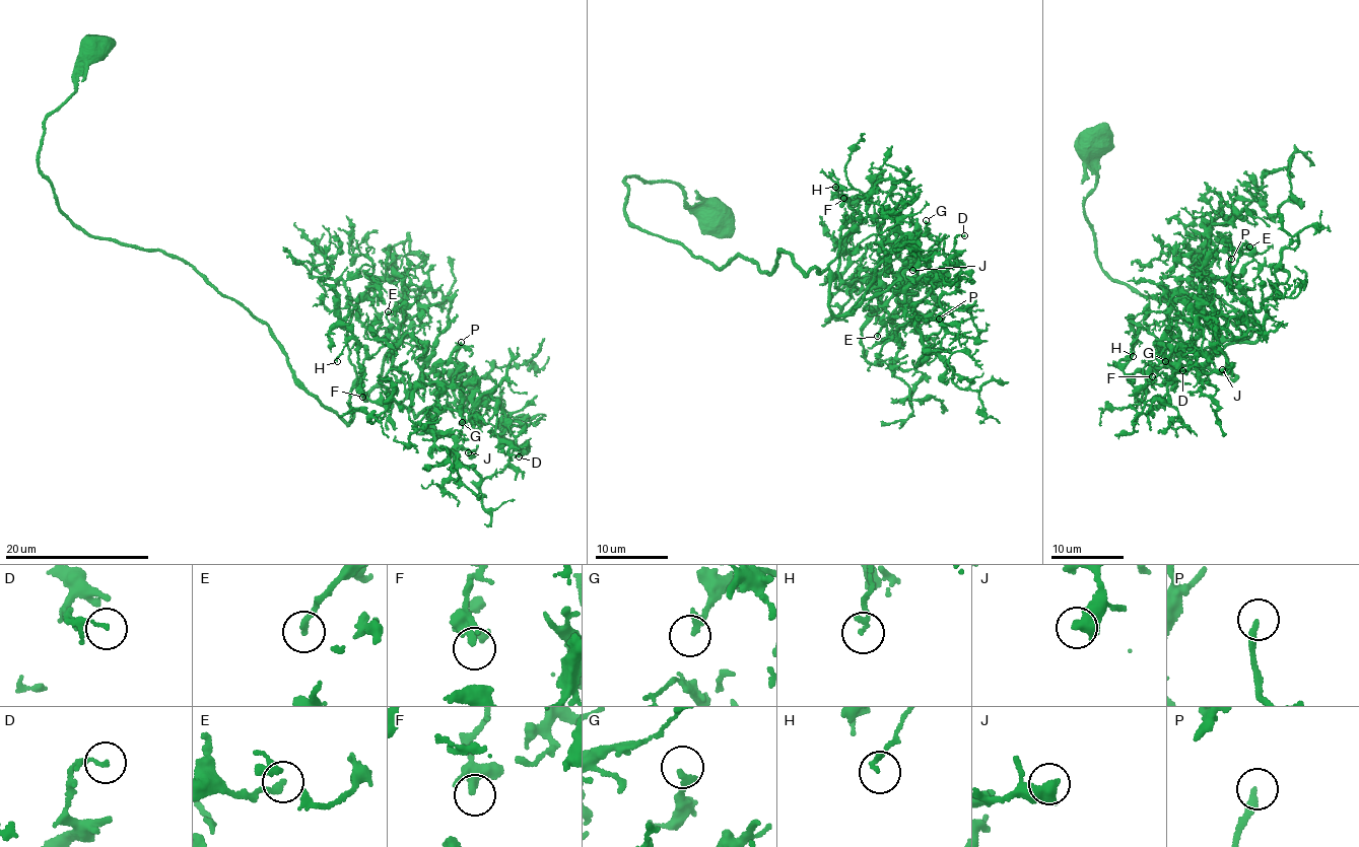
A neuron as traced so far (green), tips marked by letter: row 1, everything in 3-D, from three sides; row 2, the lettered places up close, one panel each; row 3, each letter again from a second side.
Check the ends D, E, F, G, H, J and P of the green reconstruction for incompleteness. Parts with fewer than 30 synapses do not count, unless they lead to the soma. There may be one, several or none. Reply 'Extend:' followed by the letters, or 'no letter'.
Extend: P

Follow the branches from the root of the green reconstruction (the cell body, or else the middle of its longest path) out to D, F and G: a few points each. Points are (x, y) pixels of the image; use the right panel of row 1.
D: (1091, 142), (1103, 272), (1201, 288), (1231, 378), (1219, 346), (1258, 325), (1203, 304), (1182, 370)
F: (1091, 142), (1103, 272), (1170, 303), (1201, 288), (1206, 364), (1235, 378), (1209, 347), (1161, 349), (1152, 376)
G: (1091, 142), (1103, 272), (1170, 303), (1201, 288), (1206, 364), (1231, 378), (1219, 346), (1258, 325), (1165, 361)

